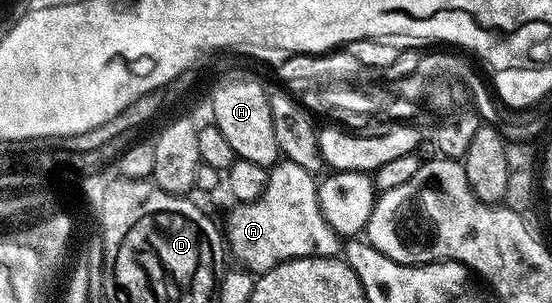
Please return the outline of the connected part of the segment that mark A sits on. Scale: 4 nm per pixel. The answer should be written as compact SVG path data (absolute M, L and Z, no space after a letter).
M281 159L272 165L266 182L266 190L262 190L262 194L254 202L237 203L236 209L228 216L226 248L229 253L232 251L232 256L240 263L237 265L241 269L253 274L263 274L269 272L274 266L283 264L286 260L297 260L303 256L336 258L341 255L342 237L329 226L322 214L322 210L318 206L317 187L317 177L311 172L302 170L302 166L298 166L298 162Z

